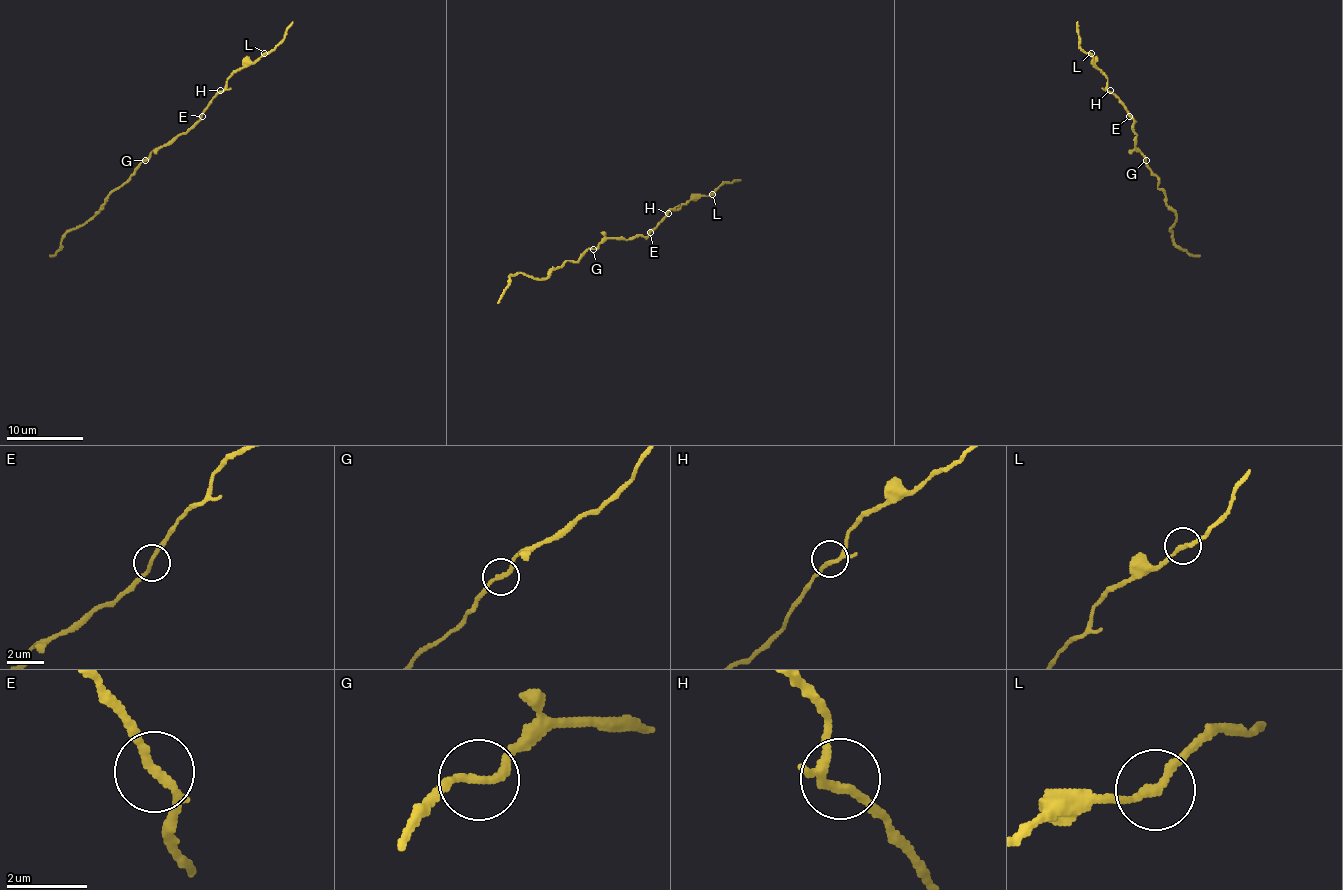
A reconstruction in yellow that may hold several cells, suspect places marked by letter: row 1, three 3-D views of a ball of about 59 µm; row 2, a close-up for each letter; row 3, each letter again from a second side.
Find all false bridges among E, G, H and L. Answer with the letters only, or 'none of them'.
G

